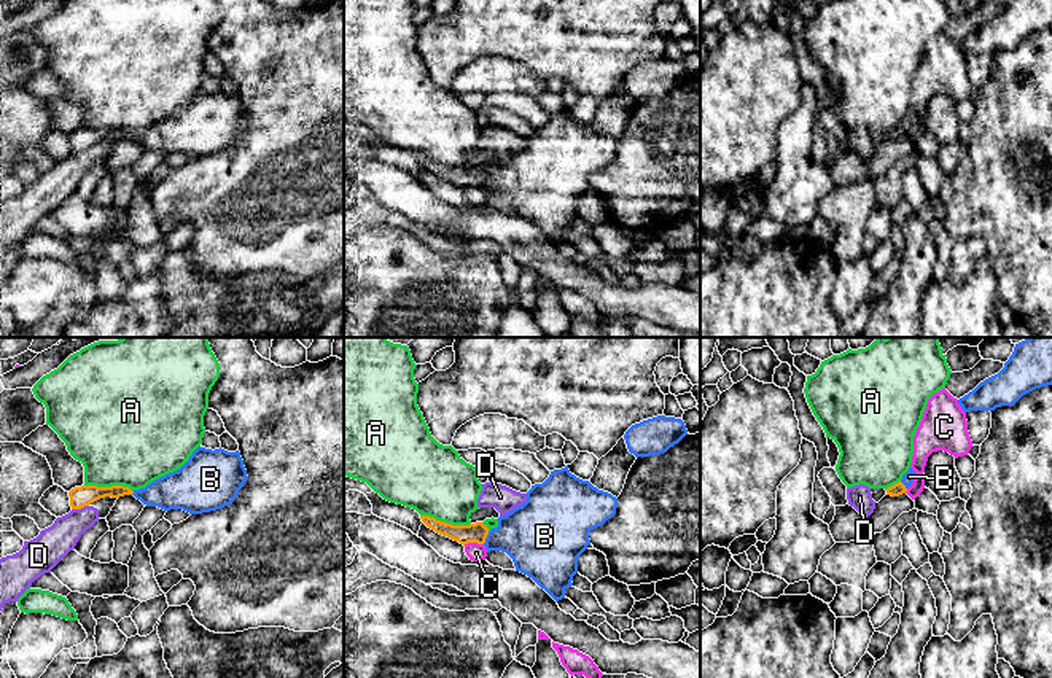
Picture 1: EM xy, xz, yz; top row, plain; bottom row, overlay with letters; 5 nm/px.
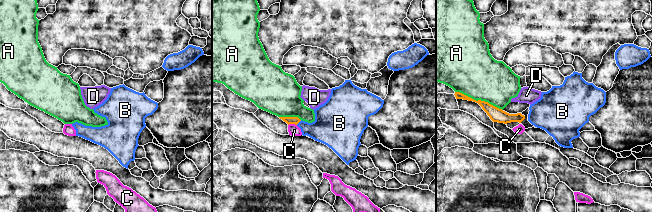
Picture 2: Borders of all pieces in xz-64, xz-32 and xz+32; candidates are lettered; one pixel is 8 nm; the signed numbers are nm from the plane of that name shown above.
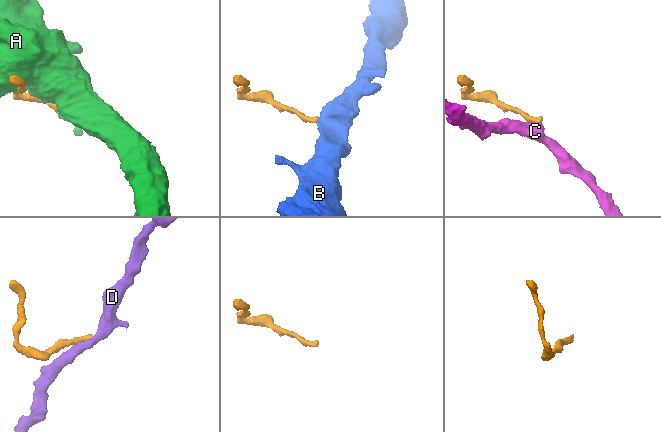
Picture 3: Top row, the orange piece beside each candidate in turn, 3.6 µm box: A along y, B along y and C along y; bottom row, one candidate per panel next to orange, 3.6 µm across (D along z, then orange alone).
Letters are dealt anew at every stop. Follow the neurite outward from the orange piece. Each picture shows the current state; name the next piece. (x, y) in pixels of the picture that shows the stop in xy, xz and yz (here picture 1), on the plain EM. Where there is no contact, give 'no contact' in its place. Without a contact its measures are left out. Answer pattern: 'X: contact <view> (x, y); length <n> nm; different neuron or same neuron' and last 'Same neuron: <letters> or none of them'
A: contact xz (446, 166); length 260 nm; different neuron
B: contact xz (486, 180); length 70 nm; same neuron
C: contact xz (473, 185); length 100 nm; different neuron
D: contact xy (80, 151); length 90 nm; different neuron
Same neuron: B

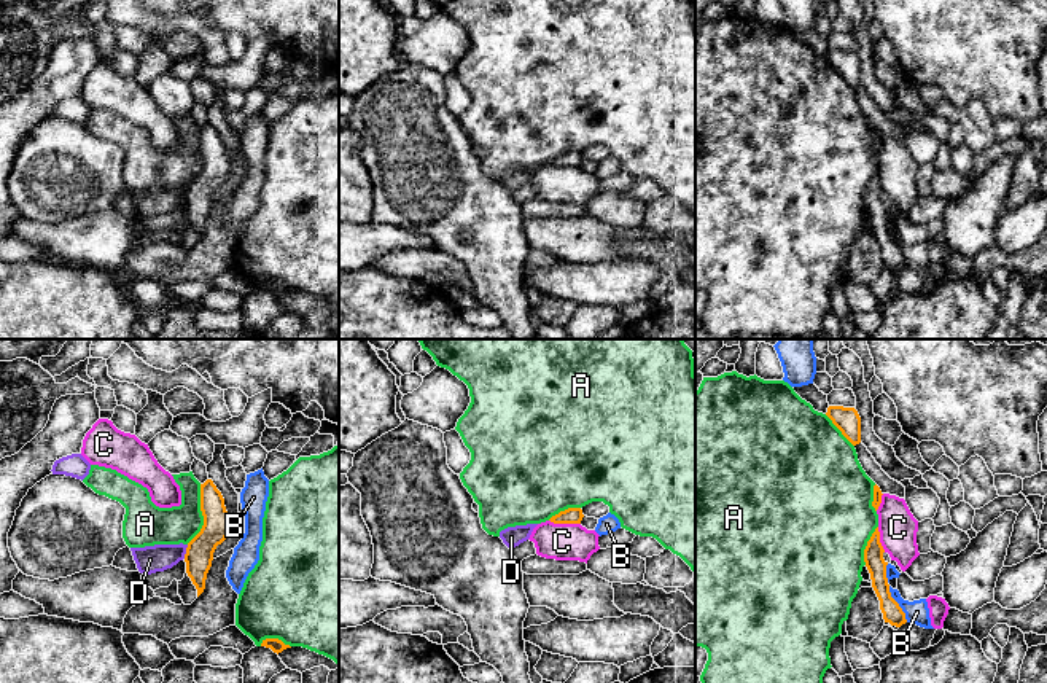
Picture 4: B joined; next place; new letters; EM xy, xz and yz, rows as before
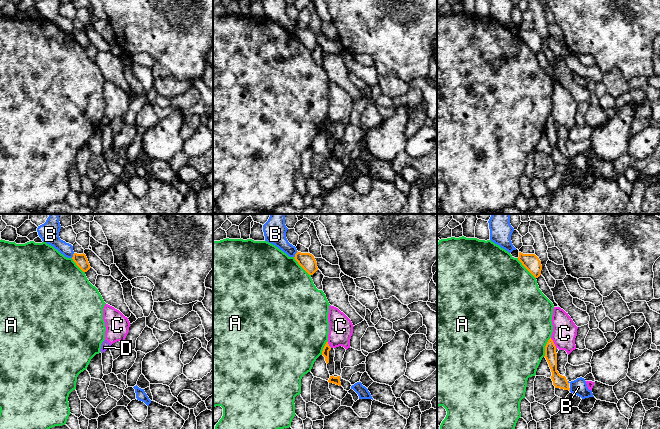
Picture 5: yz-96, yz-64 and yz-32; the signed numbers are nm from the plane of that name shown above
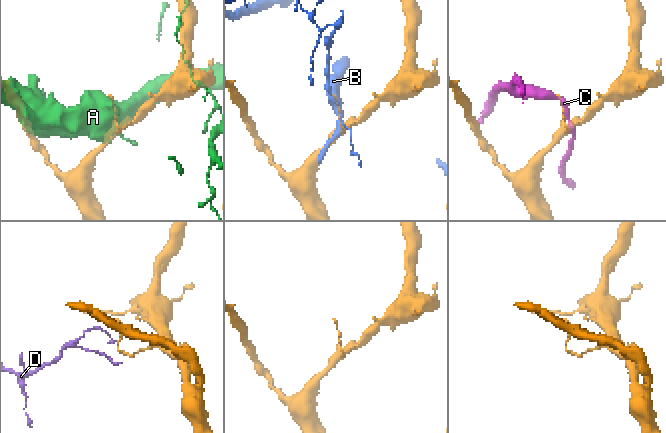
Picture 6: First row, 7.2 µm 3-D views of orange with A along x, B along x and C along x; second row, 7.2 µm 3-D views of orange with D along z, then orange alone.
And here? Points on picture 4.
A: contact xy (202, 158); length 320 nm; different neuron
B: contact yz (898, 247); length 200 nm; different neuron
C: contact xz (565, 166); length 160 nm; different neuron
D: contact xy (186, 195); length 80 nm; different neuron
Same neuron: none of them

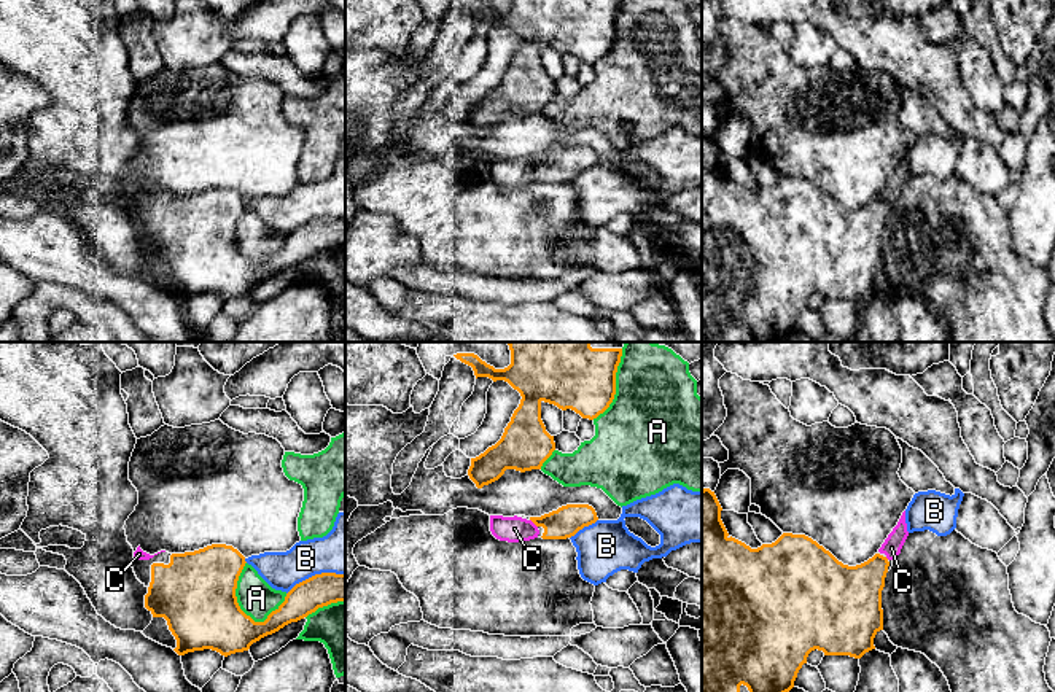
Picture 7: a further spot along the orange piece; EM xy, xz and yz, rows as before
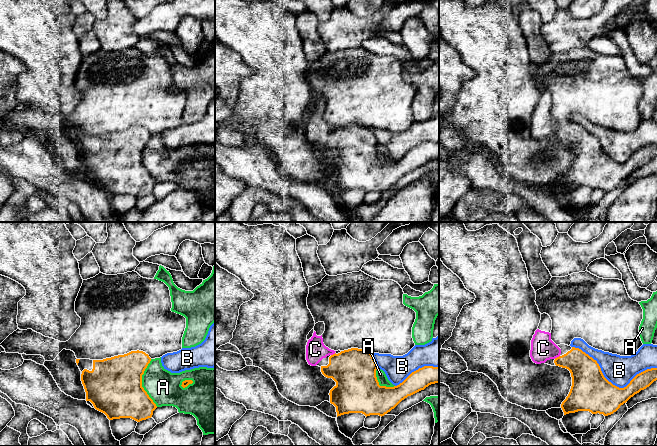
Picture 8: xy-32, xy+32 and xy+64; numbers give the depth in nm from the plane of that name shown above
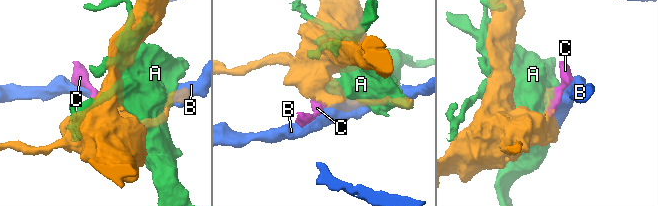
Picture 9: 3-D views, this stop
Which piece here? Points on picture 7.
A: contact xy (236, 241); length 320 nm; different neuron
B: contact xy (315, 218); length 320 nm; different neuron
C: contact xz (533, 166); length 60 nm; same neuron
Same neuron: C

